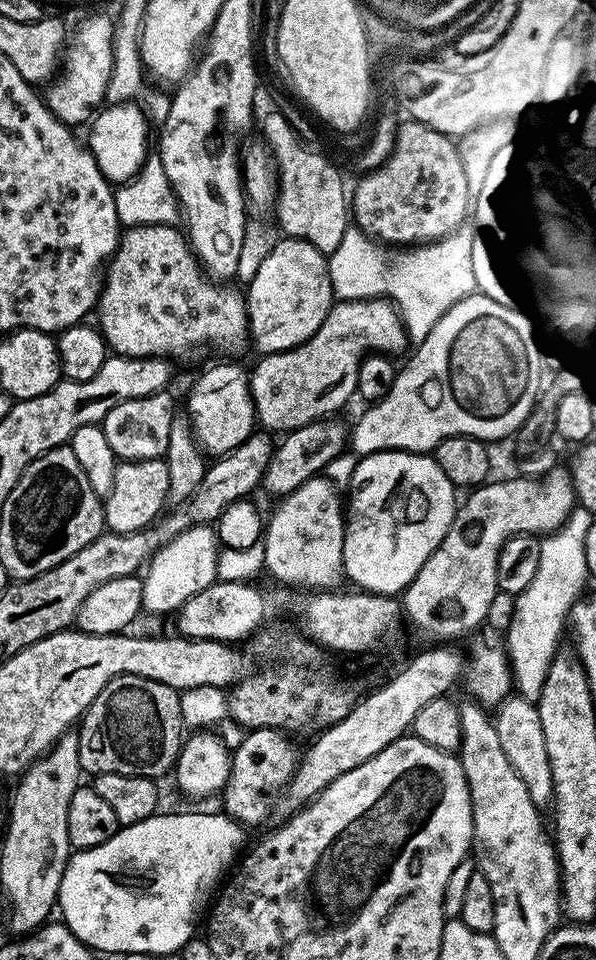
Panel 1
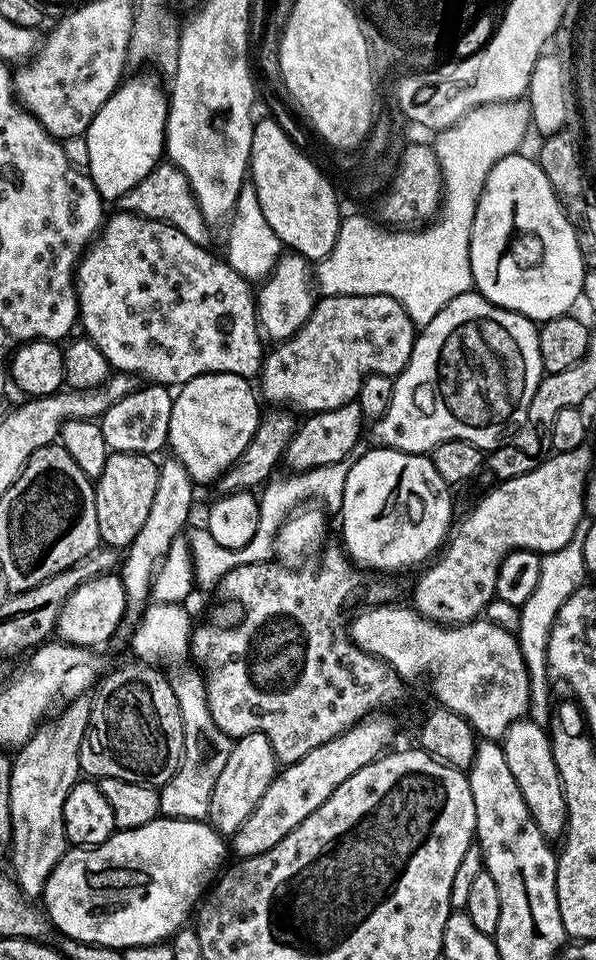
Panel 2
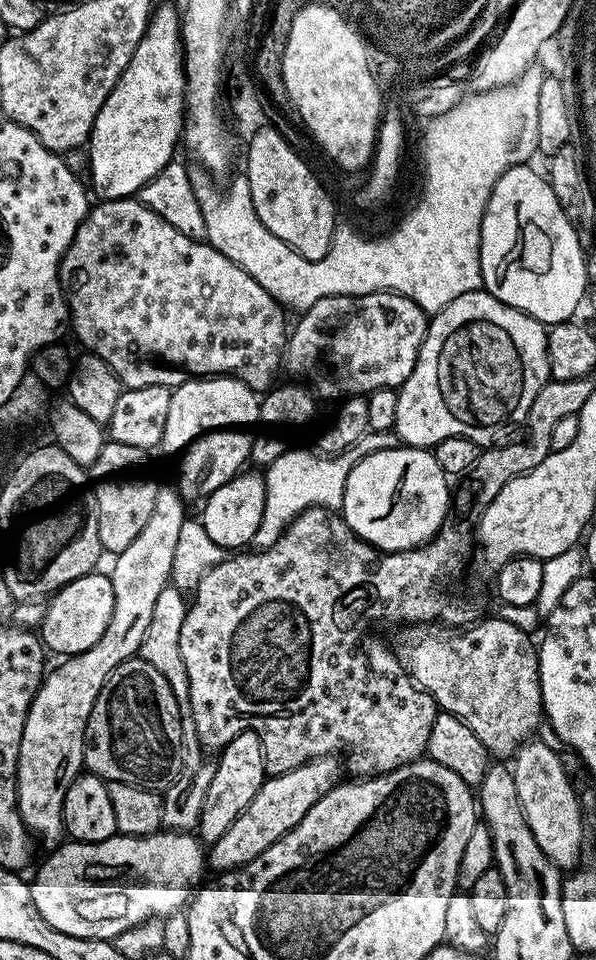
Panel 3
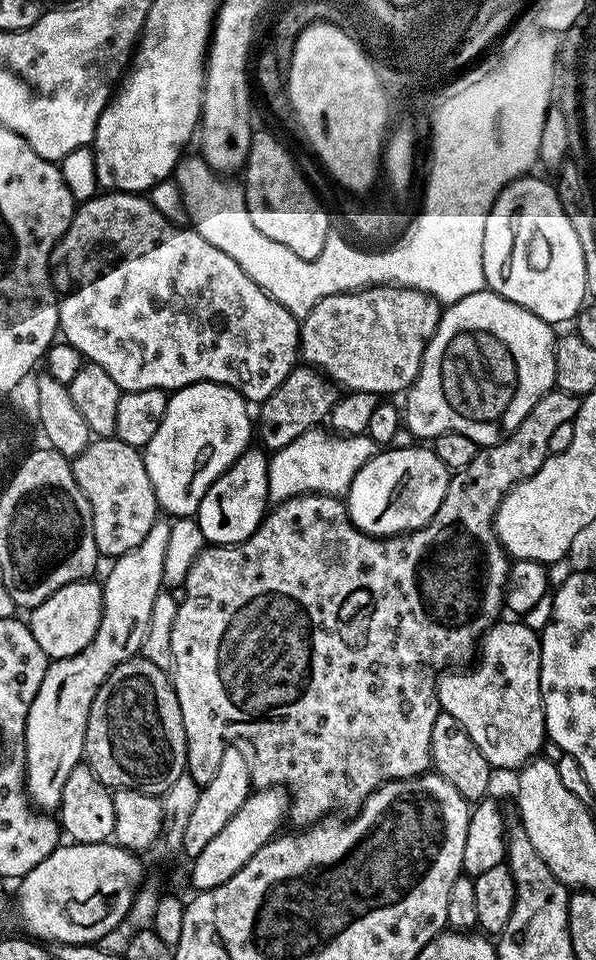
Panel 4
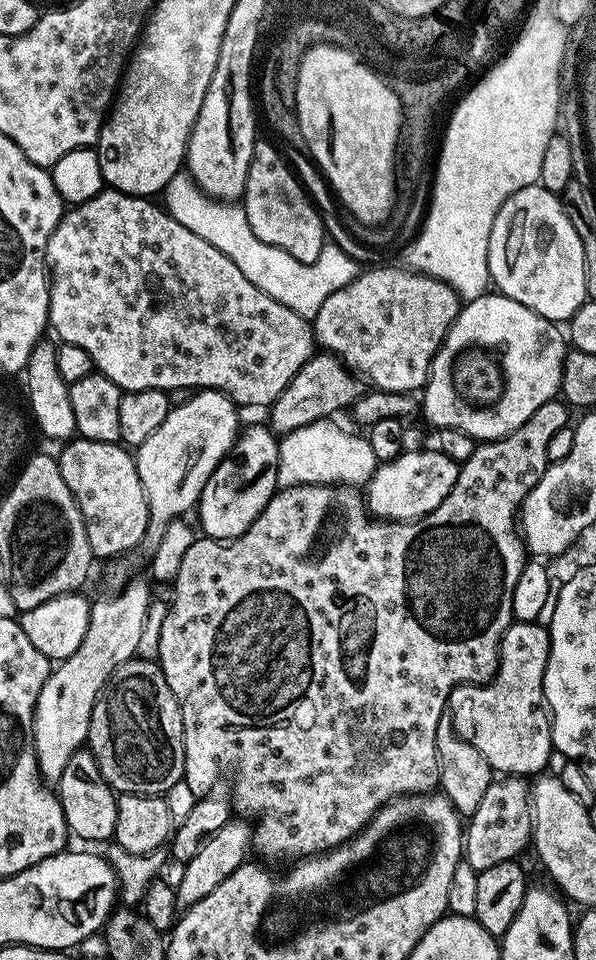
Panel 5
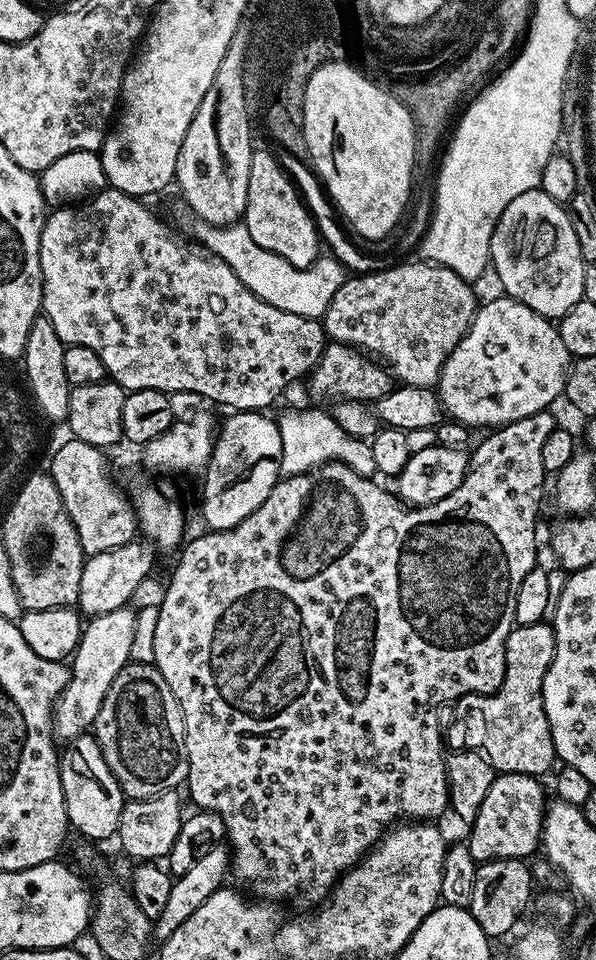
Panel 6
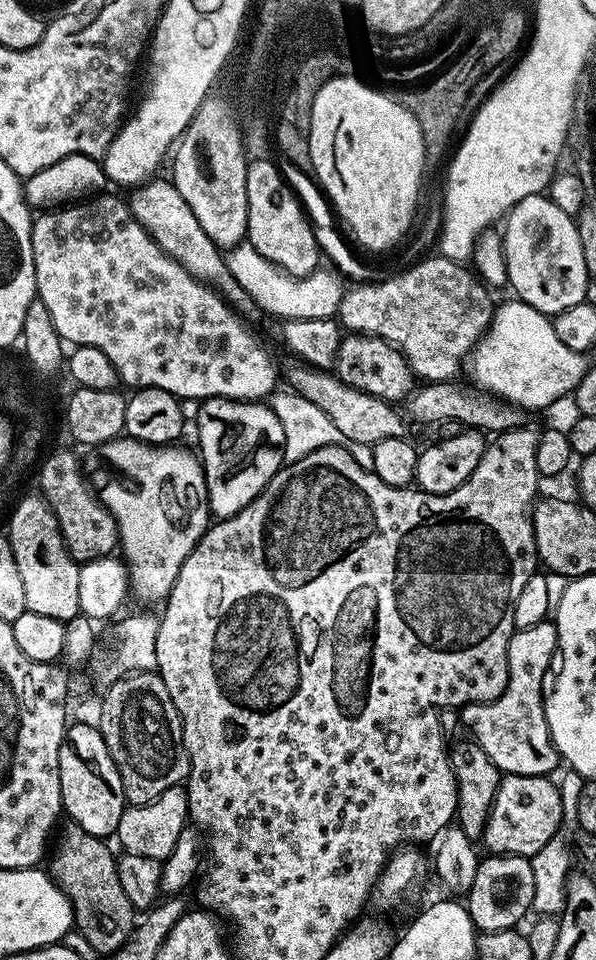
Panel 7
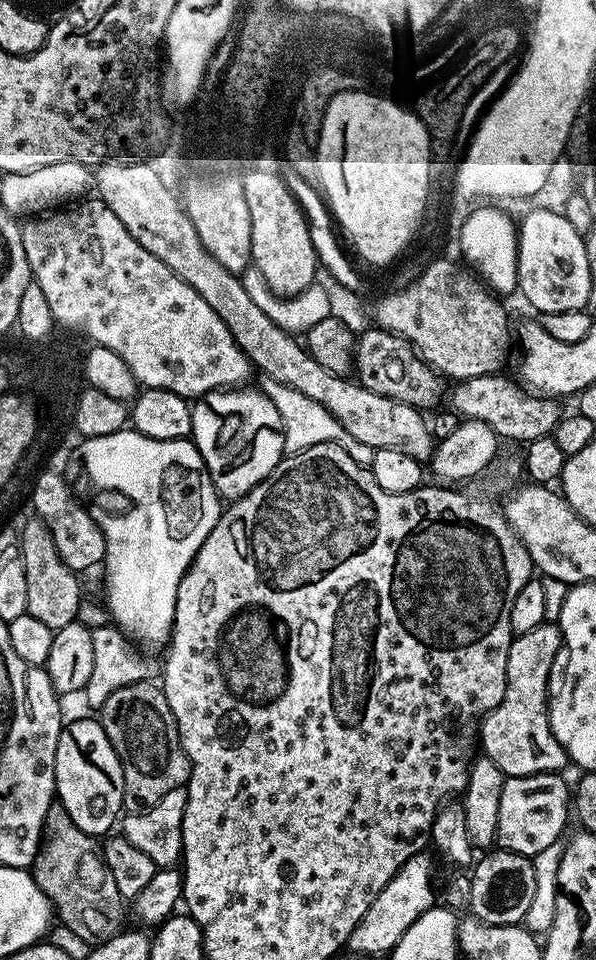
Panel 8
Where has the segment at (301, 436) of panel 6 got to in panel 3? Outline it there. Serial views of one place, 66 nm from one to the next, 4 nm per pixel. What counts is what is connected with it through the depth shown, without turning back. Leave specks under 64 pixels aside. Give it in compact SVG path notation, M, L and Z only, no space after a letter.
M369 430L354 447L348 448L345 452L321 454L316 450L307 452L306 449L300 448L301 446L293 446L286 454L282 454L282 458L274 458L274 462L267 465L263 473L266 506L262 510L262 522L254 534L251 547L259 550L274 546L274 542L283 534L288 523L299 512L305 512L308 508L343 509L346 478L350 478L352 467L371 452L380 452L383 448L394 448L397 444L398 437L395 431L373 432Z

